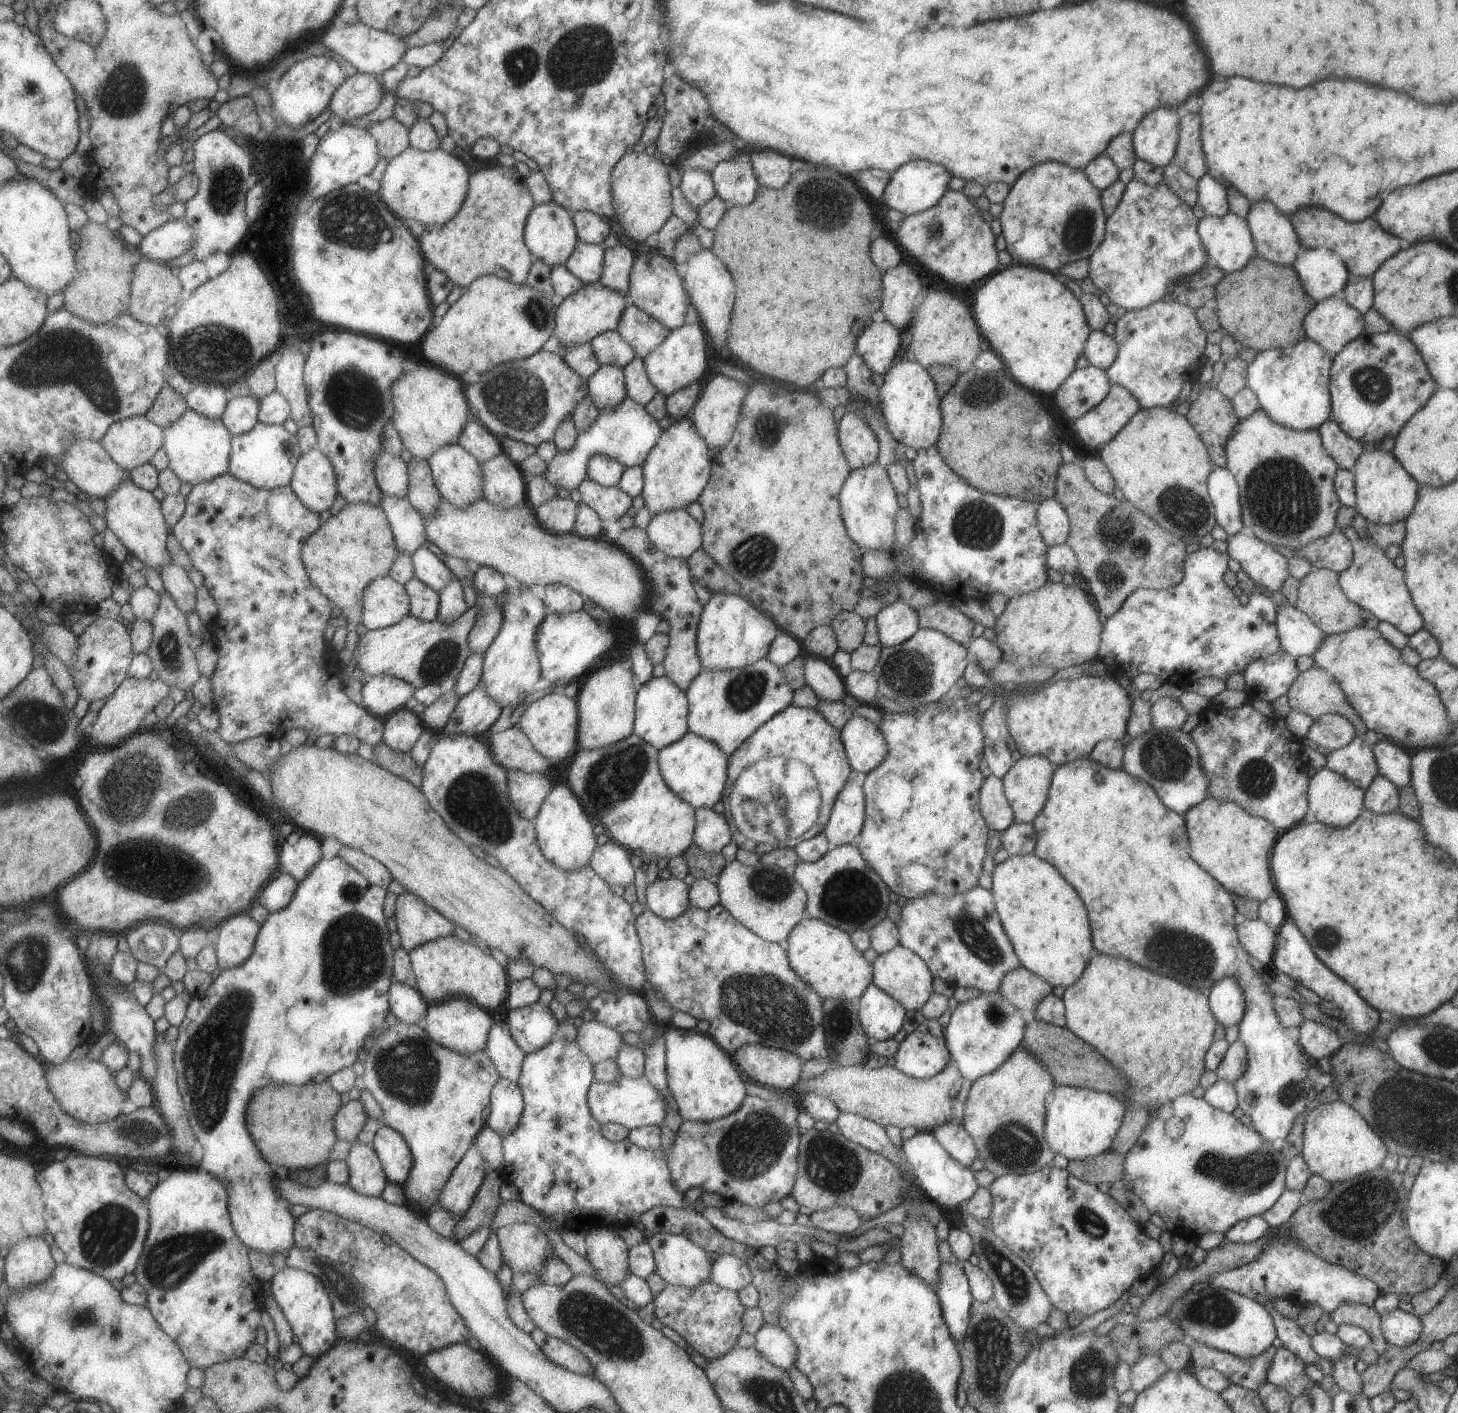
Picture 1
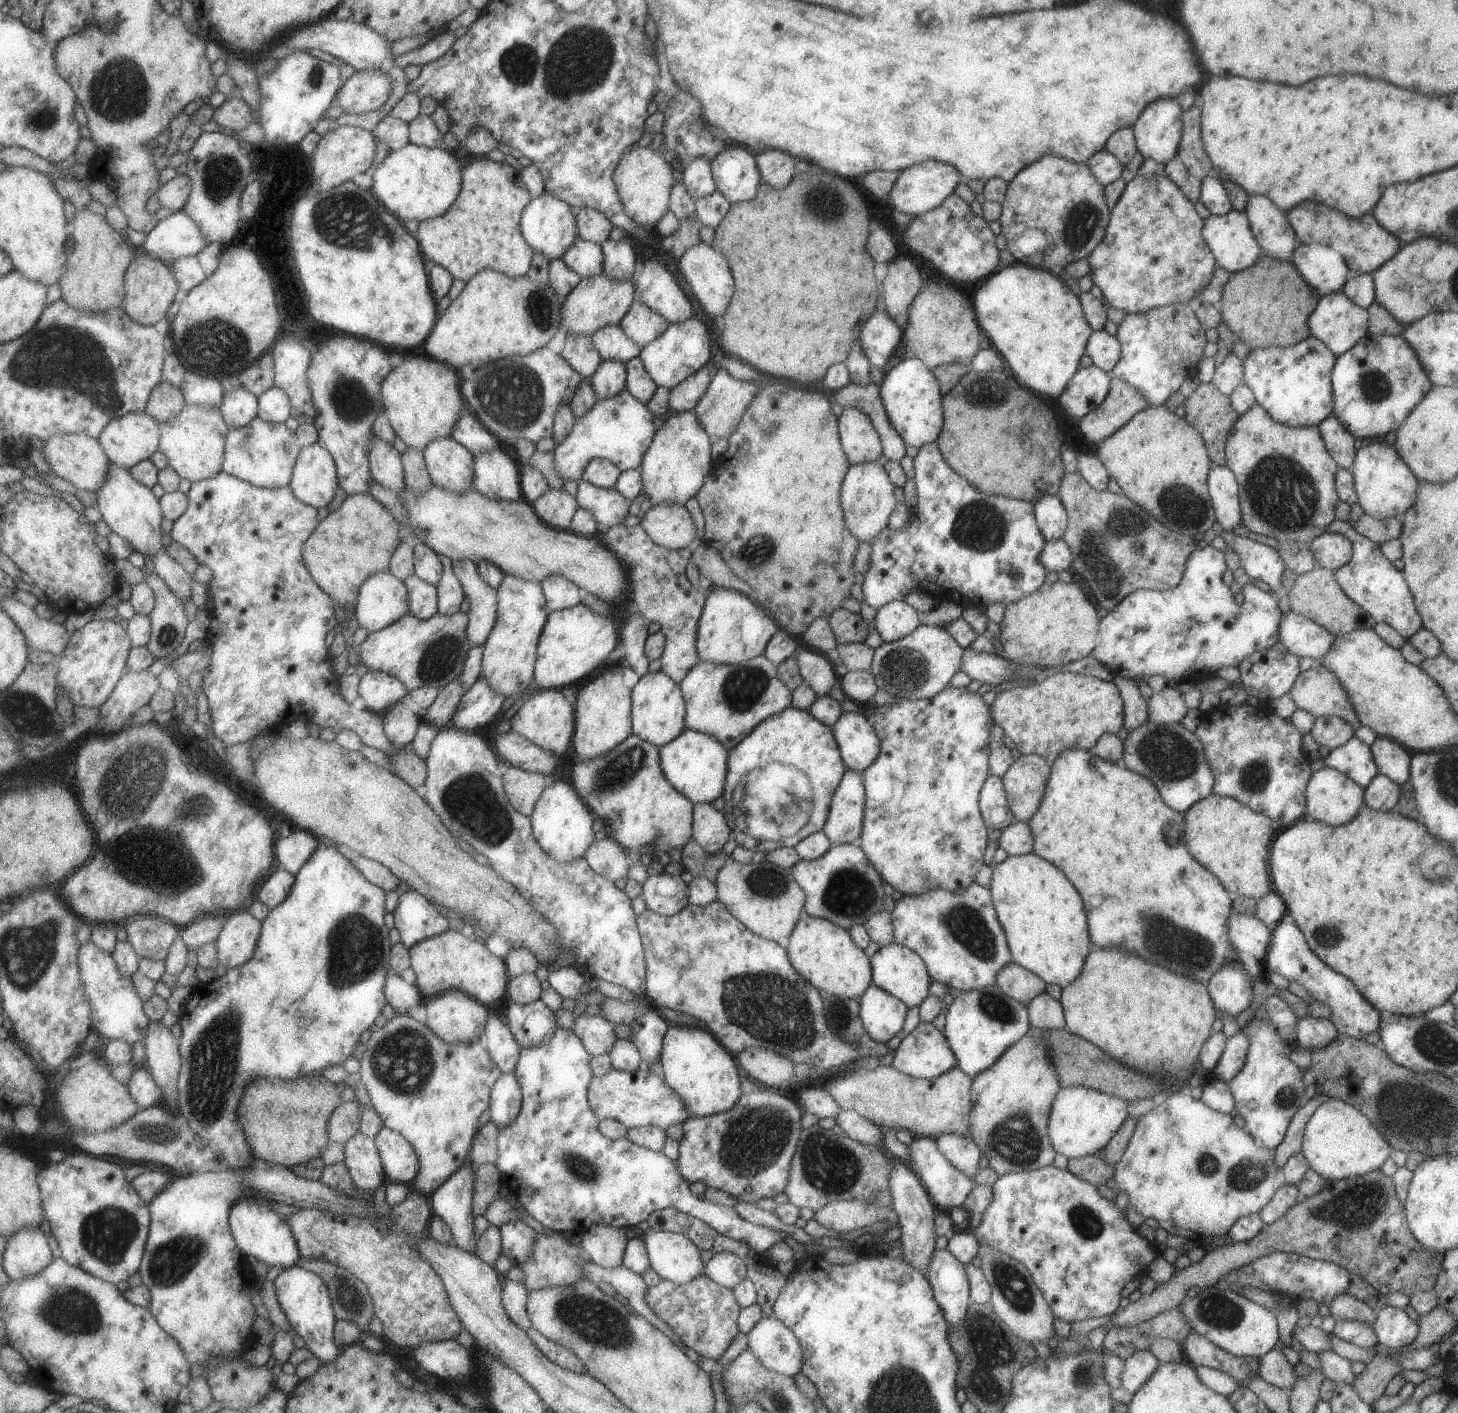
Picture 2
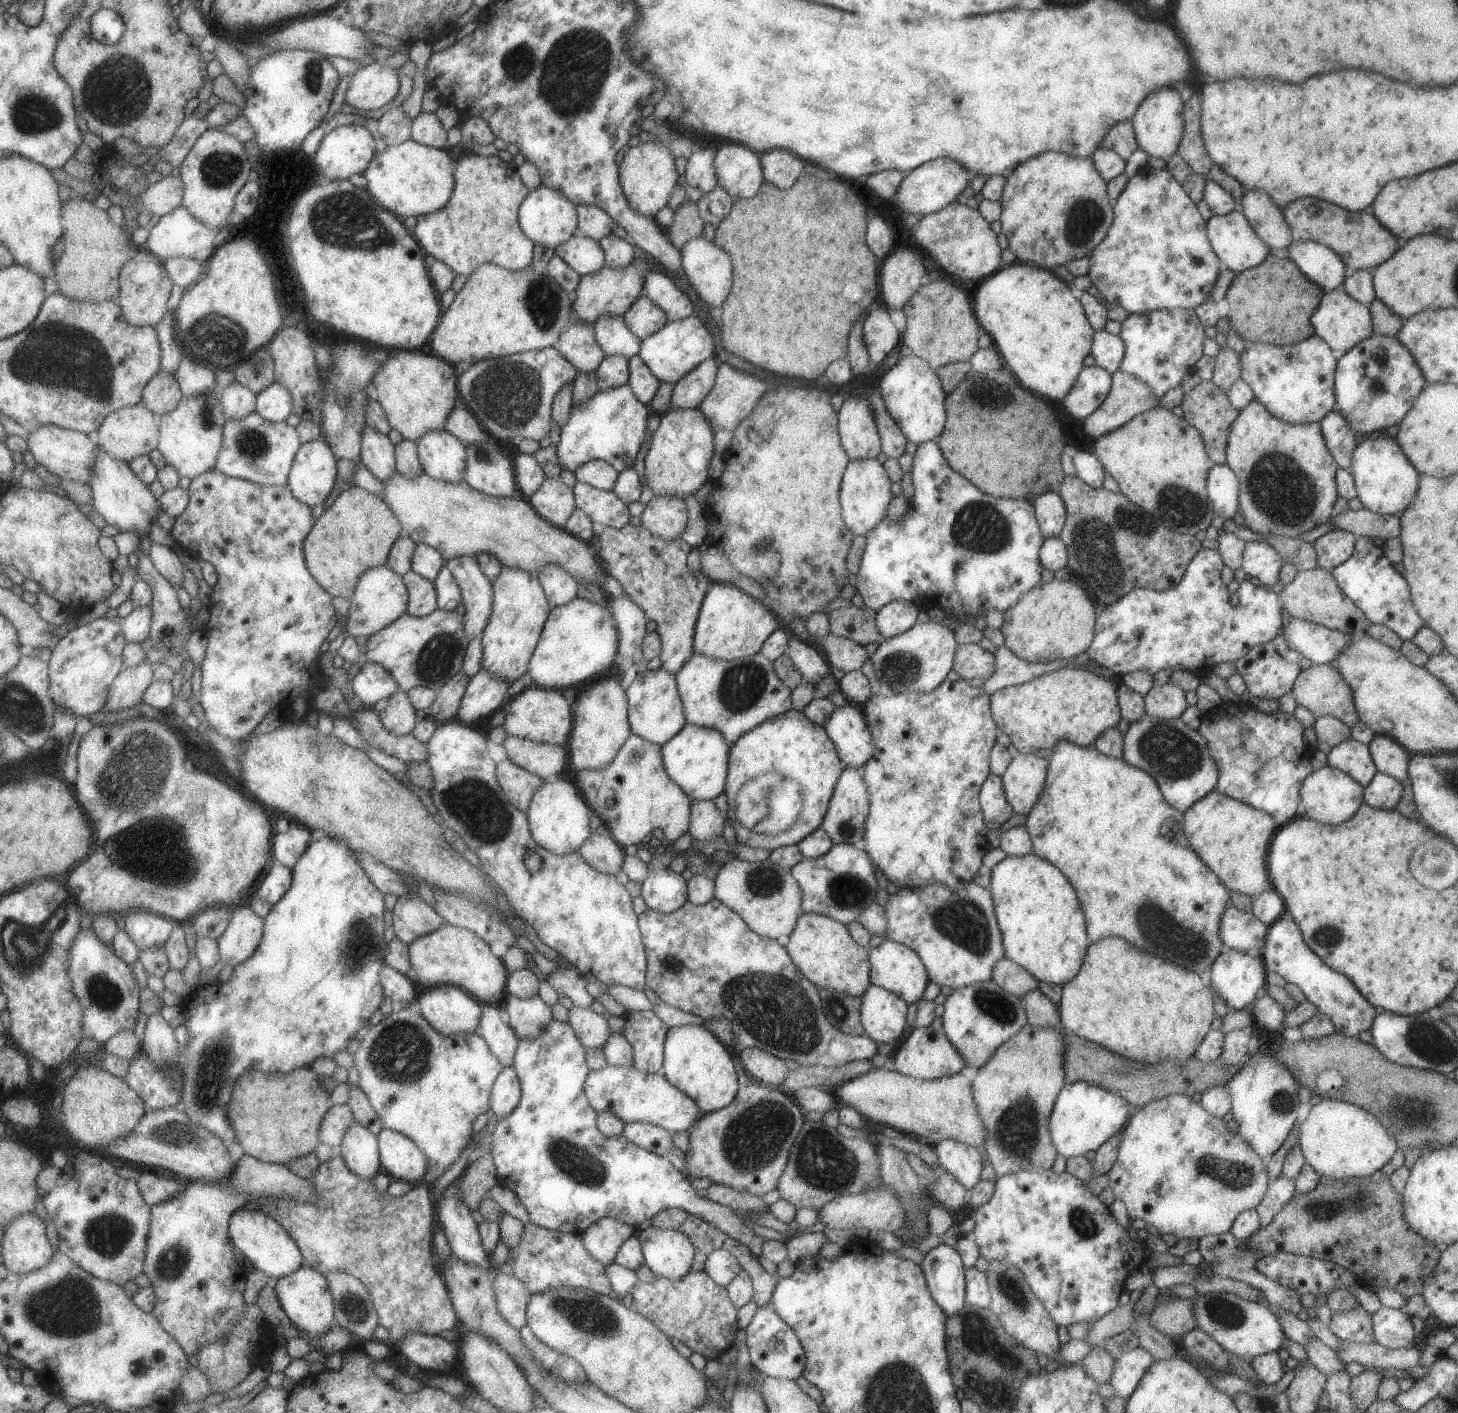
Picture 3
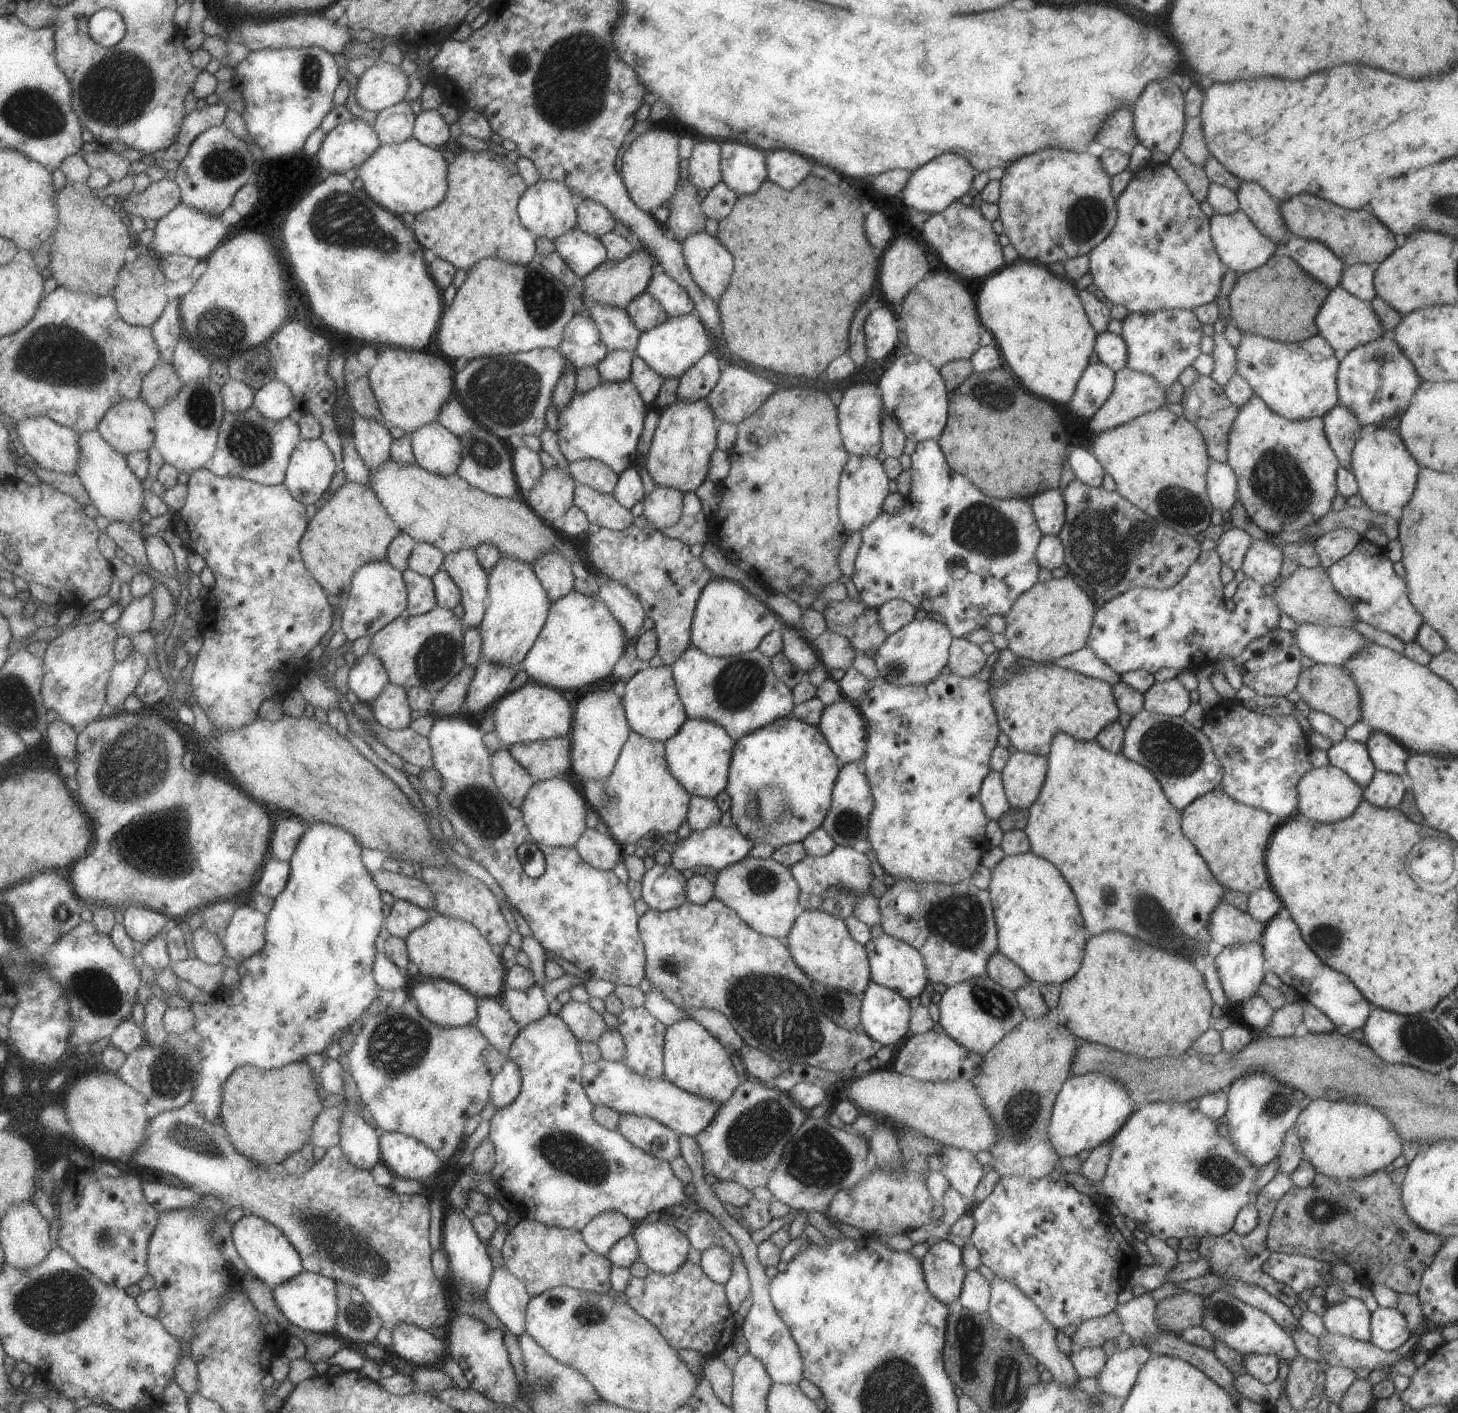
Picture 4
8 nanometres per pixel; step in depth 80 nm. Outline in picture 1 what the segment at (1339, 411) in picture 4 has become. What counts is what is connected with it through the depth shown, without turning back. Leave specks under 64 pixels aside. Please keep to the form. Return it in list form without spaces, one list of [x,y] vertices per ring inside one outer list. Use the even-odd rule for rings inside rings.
[[[1332,419],[1323,422],[1317,432],[1323,449],[1337,467],[1353,473],[1355,462],[1366,445],[1347,436]]]

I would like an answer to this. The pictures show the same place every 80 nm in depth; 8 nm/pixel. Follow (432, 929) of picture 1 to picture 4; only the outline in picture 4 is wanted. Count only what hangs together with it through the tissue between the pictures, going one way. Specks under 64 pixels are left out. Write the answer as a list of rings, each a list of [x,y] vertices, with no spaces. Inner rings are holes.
[[[397,899],[386,918],[387,930],[396,937],[407,940],[418,928],[424,927],[437,913],[432,909],[424,909],[410,900]]]

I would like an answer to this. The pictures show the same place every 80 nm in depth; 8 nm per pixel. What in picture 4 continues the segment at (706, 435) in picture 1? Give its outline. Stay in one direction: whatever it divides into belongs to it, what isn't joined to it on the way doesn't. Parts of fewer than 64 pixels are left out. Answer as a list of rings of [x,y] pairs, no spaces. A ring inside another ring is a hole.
[[[723,363],[717,382],[707,397],[709,408],[715,419],[736,425],[745,417],[751,416],[756,408],[775,390],[775,385],[755,373],[737,365]]]

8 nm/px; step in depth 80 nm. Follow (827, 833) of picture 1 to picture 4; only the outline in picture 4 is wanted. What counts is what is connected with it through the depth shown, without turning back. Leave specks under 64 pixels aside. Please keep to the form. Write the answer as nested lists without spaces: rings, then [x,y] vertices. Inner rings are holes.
[[[856,762],[843,764],[840,767],[832,788],[829,810],[821,823],[821,827],[829,834],[834,844],[842,847],[855,846],[857,842],[865,842],[867,838],[867,823],[873,799],[868,780],[859,770]]]

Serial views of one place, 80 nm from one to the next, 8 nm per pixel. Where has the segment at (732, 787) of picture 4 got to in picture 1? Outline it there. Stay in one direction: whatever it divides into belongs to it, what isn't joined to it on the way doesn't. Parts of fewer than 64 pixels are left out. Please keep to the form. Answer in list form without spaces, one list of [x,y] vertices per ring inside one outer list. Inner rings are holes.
[[[794,705],[787,706],[782,712],[771,716],[769,720],[765,720],[751,736],[743,740],[741,745],[737,746],[728,757],[726,767],[727,781],[722,793],[723,816],[727,822],[732,842],[738,848],[743,848],[743,850],[748,852],[755,852],[759,856],[775,848],[778,849],[778,843],[756,844],[740,834],[737,830],[735,819],[730,813],[730,792],[735,780],[741,774],[741,770],[745,770],[747,766],[751,766],[751,764],[763,758],[773,758],[773,756],[785,756],[785,758],[794,758],[795,760],[799,760],[799,762],[803,762],[811,770],[820,794],[820,806],[816,822],[813,822],[809,830],[806,830],[801,836],[797,836],[793,840],[787,840],[787,845],[783,844],[779,847],[789,846],[793,848],[799,842],[823,833],[823,828],[828,822],[833,802],[835,802],[839,790],[843,788],[843,784],[845,784],[845,780],[851,772],[851,768],[845,758],[845,752],[843,752],[843,746],[841,746],[841,740],[839,740],[839,731],[833,728],[831,724],[828,724],[821,714],[817,714],[815,708],[795,707]]]

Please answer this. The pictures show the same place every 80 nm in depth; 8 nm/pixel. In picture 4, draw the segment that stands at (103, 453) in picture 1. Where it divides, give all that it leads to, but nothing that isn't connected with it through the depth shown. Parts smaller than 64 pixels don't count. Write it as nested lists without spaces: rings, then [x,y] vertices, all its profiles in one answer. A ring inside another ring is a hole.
[[[29,417],[16,422],[16,432],[27,452],[41,467],[66,475],[78,475],[80,470],[81,433],[55,422],[49,417]]]

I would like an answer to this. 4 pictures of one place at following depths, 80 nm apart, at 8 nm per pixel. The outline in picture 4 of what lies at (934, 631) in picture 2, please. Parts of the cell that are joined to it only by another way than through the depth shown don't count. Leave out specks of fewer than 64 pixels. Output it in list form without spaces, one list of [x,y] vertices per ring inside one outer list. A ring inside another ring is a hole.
[[[923,618],[921,621],[913,619],[894,633],[887,635],[885,640],[874,650],[872,657],[879,679],[887,681],[896,687],[907,685],[926,685],[937,678],[941,668],[948,664],[949,647],[952,641],[951,633],[945,623],[933,619]]]

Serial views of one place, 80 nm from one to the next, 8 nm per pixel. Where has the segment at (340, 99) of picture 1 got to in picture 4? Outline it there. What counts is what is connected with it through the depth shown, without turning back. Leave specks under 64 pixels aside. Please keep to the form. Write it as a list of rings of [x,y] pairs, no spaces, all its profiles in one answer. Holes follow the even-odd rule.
[[[377,60],[358,77],[354,98],[364,110],[380,113],[400,103],[409,90],[408,74],[402,66]]]

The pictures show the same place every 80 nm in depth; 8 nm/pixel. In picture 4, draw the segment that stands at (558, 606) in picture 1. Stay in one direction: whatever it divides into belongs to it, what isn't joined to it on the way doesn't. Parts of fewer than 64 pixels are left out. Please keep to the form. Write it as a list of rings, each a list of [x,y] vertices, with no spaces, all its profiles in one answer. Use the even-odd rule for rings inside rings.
[[[560,551],[546,553],[531,563],[531,568],[540,583],[547,590],[548,599],[556,601],[563,599],[572,591],[575,579],[570,570],[571,562]]]

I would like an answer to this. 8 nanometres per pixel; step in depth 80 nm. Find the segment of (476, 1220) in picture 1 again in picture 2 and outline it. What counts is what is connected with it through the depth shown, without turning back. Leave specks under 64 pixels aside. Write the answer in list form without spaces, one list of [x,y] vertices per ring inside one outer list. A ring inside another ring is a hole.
[[[496,1164],[478,1165],[476,1168],[476,1192],[474,1193],[474,1214],[485,1216],[486,1210],[499,1199],[503,1183],[501,1170]]]

